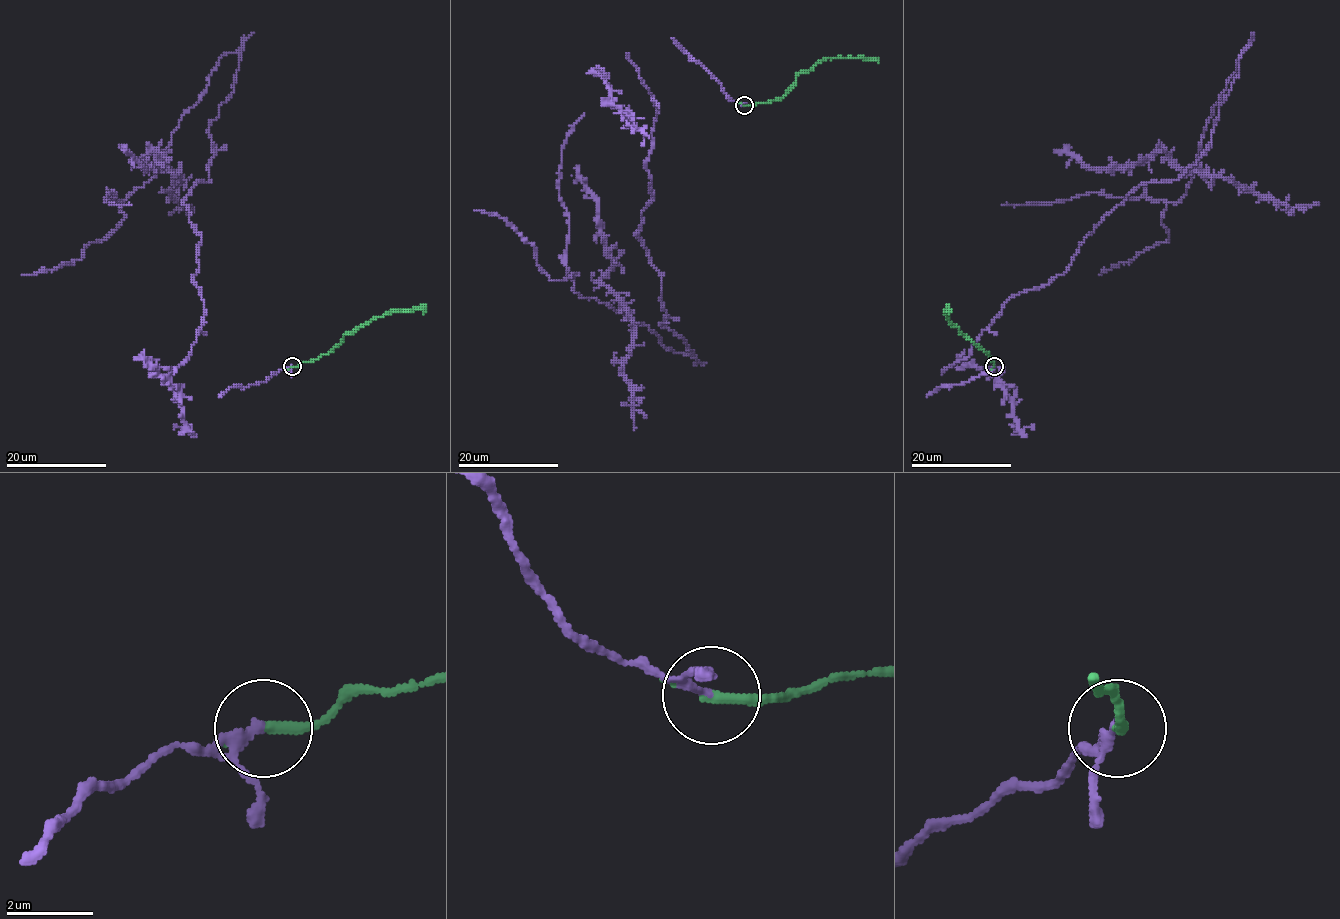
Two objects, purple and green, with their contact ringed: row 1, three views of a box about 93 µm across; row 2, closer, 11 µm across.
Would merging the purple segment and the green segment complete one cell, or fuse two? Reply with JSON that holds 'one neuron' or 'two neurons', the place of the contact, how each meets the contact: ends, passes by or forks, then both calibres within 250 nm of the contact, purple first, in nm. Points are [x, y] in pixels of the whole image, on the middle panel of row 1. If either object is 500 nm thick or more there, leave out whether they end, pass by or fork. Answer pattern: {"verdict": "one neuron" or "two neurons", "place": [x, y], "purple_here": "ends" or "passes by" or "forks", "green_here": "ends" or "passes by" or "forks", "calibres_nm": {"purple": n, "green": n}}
{"verdict": "one neuron", "place": [744, 105], "purple_here": "passes by", "green_here": "ends", "calibres_nm": {"purple": 180, "green": 280}}

